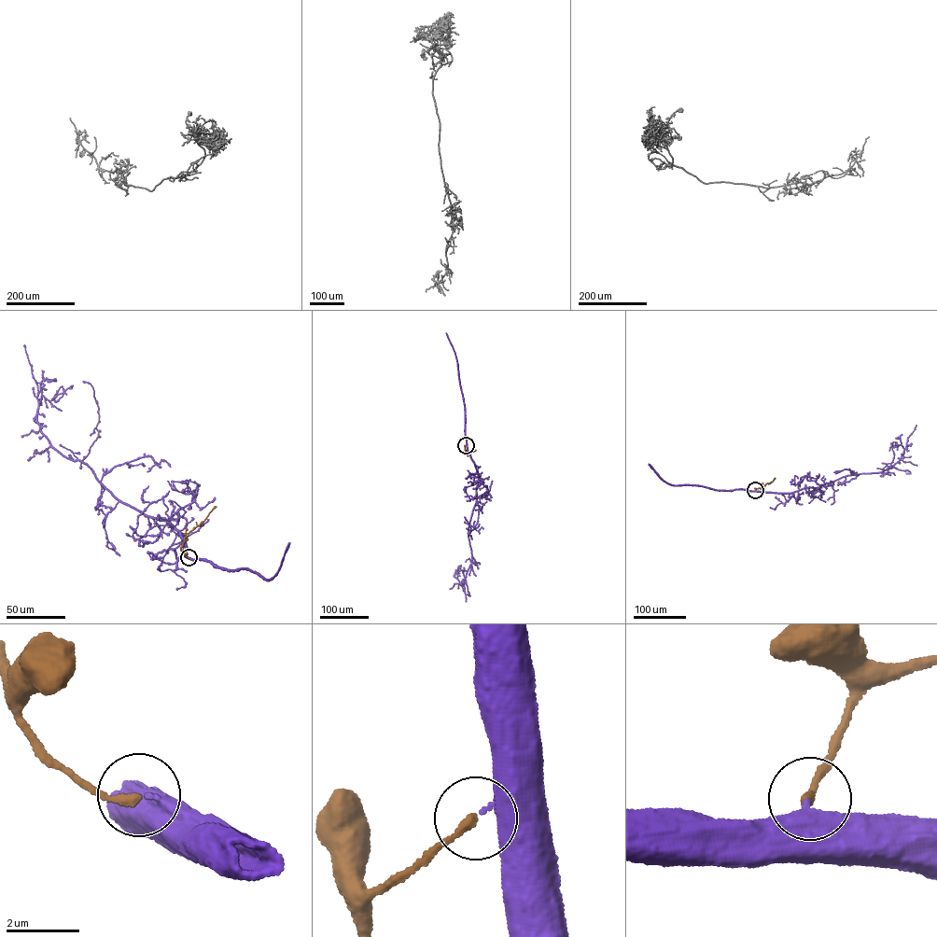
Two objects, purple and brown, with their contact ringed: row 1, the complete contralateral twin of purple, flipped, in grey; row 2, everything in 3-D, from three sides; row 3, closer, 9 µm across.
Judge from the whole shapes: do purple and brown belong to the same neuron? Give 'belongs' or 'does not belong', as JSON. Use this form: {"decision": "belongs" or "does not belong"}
{"decision": "belongs"}

